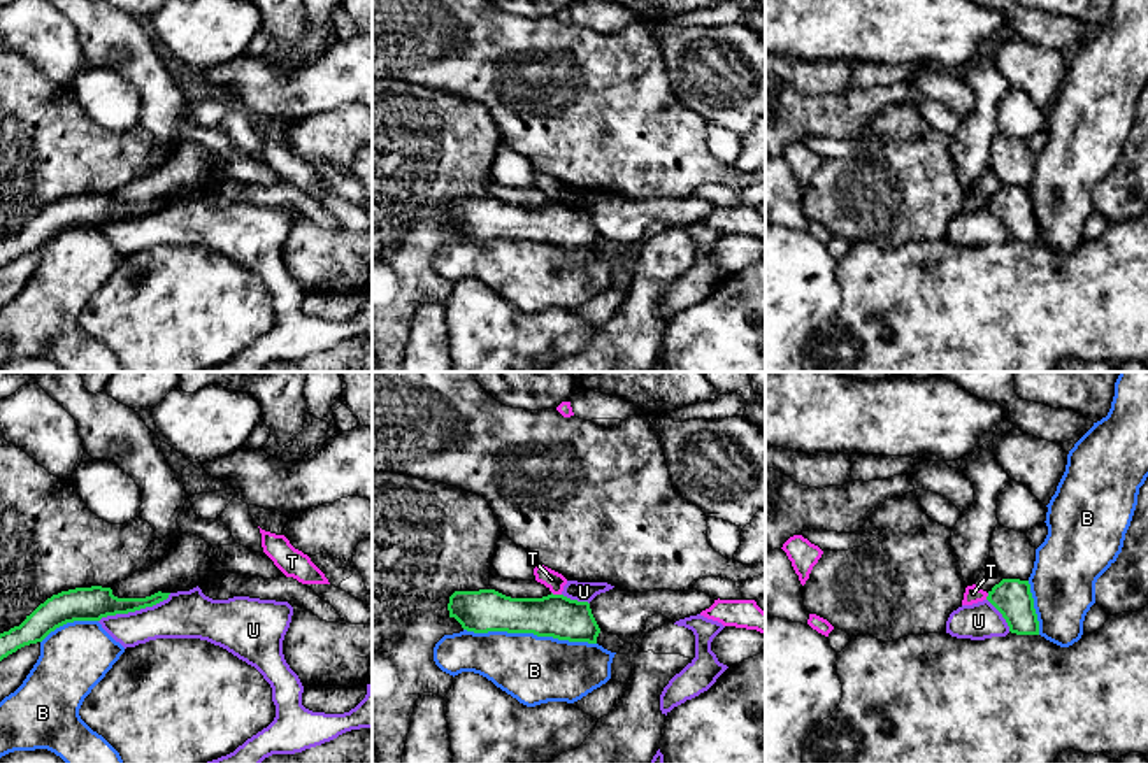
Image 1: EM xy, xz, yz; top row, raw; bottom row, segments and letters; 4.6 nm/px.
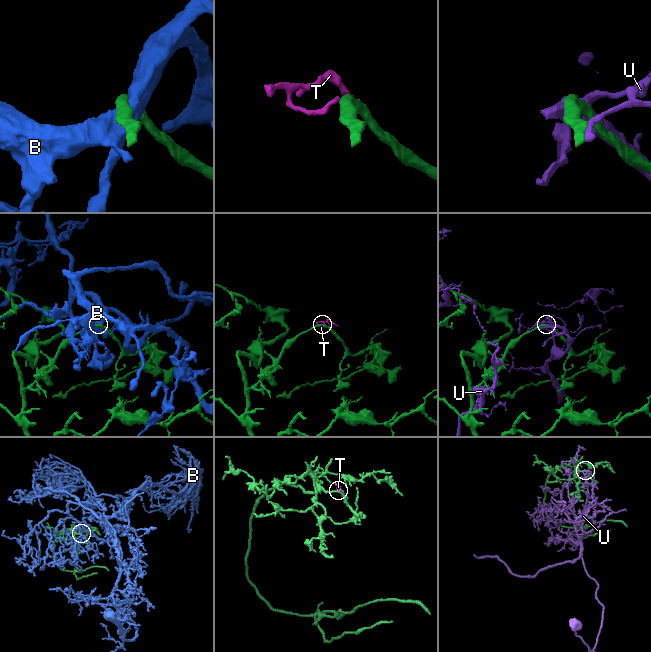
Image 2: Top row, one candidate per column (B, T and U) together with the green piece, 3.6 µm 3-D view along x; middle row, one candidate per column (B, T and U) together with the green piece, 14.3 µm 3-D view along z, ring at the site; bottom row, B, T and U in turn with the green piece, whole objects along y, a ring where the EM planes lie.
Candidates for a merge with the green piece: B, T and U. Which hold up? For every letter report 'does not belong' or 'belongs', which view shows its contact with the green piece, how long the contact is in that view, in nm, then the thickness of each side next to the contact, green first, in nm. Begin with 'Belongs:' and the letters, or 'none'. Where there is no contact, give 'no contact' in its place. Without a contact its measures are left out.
Belongs: none
B: does not belong; contact in xz; length 600 nm; calibres 200 and 320 nm
T: does not belong; contact in xz; length 50 nm; calibres 200 and 90 nm
U: does not belong; contact in xy; length 360 nm; calibres 160 and 220 nm

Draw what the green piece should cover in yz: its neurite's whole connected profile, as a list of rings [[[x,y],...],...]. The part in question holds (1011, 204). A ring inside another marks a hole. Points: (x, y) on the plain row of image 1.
[[[1002,186],[988,198],[987,207],[1002,221],[1011,240],[1039,242],[1029,188]]]

